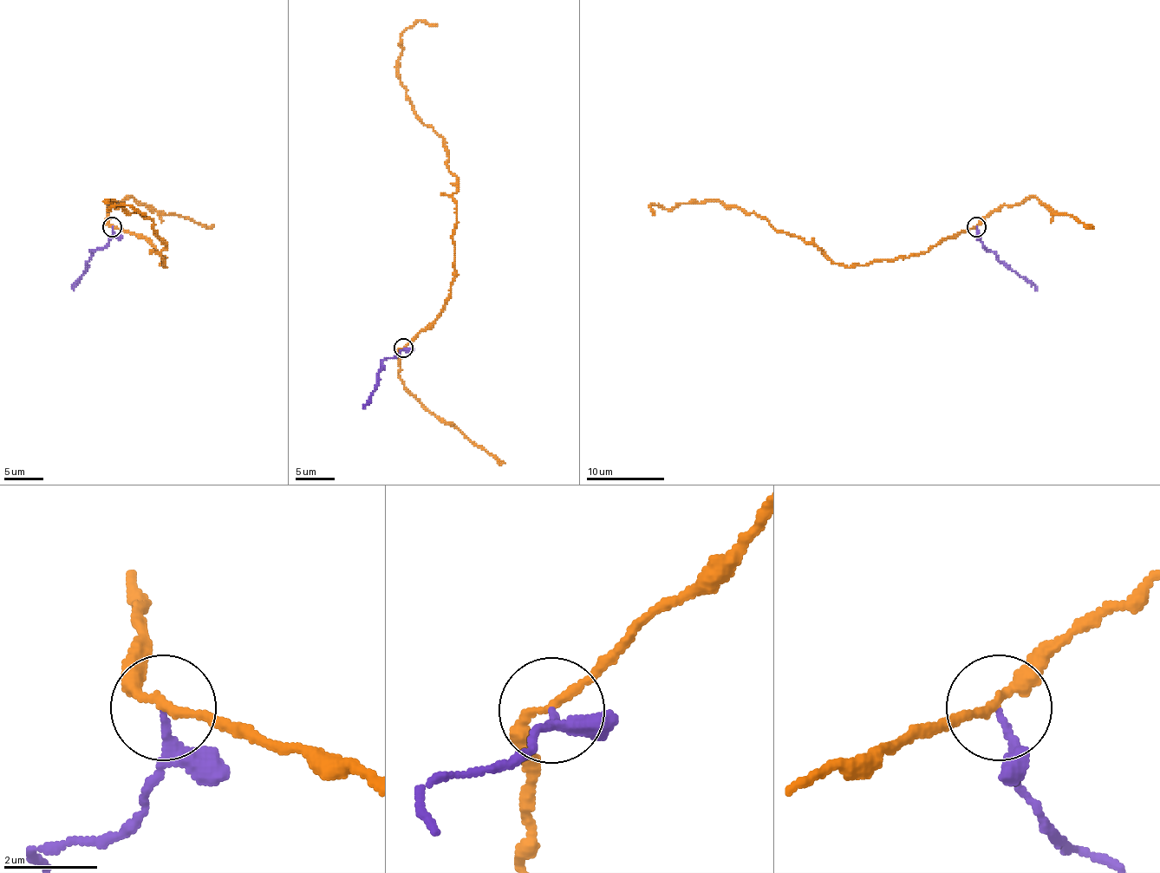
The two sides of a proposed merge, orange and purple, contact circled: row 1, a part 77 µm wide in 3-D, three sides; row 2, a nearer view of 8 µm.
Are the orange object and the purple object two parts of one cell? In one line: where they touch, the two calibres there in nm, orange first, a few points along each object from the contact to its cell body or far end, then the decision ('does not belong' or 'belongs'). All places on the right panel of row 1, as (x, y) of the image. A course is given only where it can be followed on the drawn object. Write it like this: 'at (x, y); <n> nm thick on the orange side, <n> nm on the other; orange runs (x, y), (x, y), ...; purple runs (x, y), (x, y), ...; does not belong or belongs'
at (976, 227); 180 nm thick on the orange side, 140 nm on the other; orange runs (977, 226), (926, 251), (852, 267), (741, 209), (708, 201), (664, 209), (648, 205), (654, 215); purple runs (977, 226), (979, 240), (1012, 269), (1026, 276), (1037, 290); does not belong

